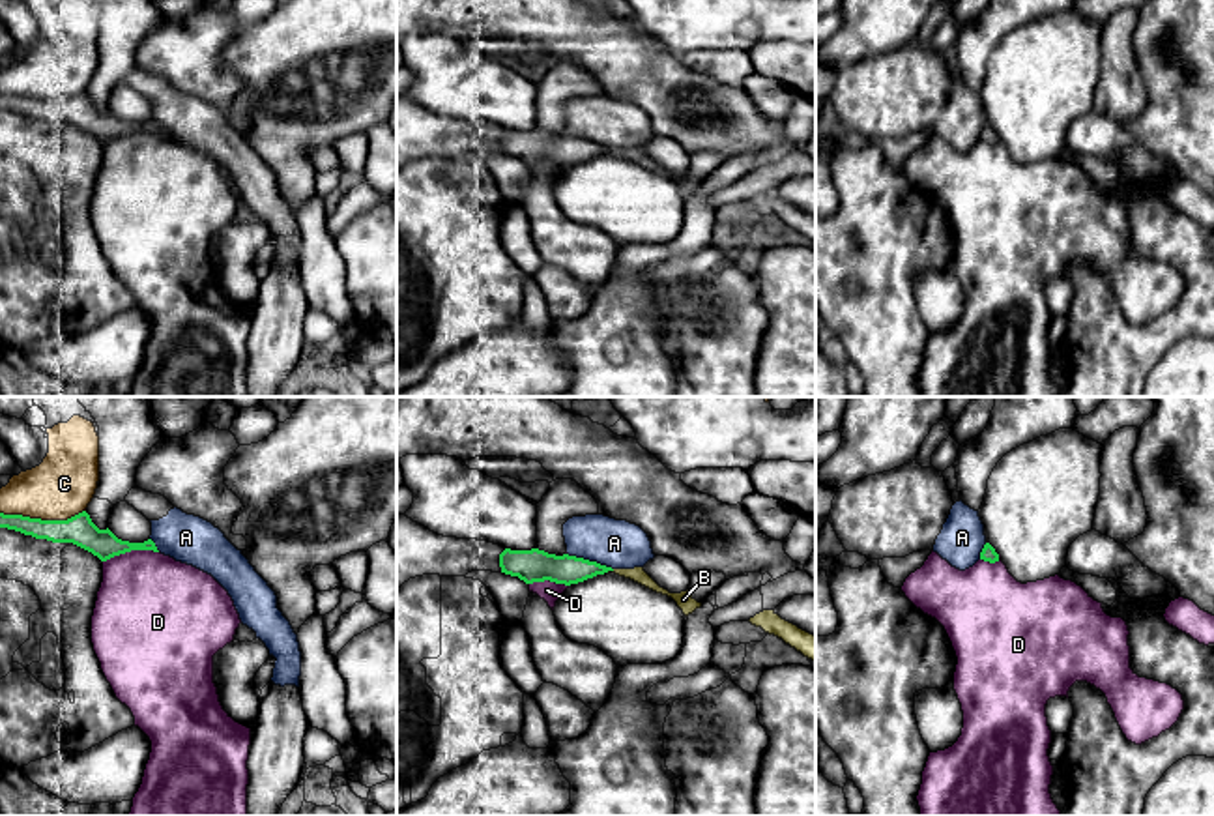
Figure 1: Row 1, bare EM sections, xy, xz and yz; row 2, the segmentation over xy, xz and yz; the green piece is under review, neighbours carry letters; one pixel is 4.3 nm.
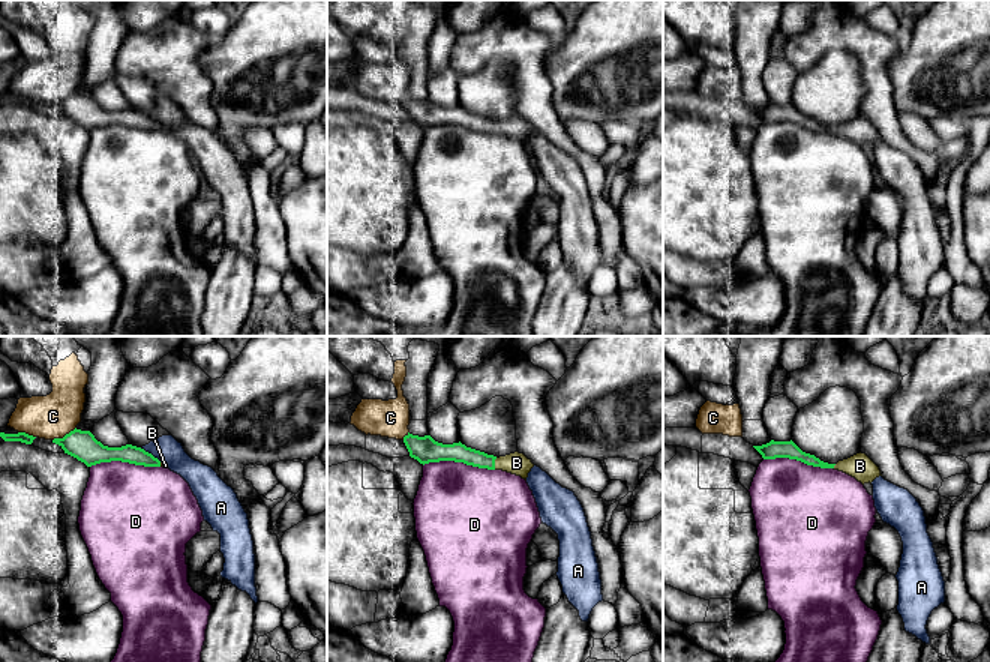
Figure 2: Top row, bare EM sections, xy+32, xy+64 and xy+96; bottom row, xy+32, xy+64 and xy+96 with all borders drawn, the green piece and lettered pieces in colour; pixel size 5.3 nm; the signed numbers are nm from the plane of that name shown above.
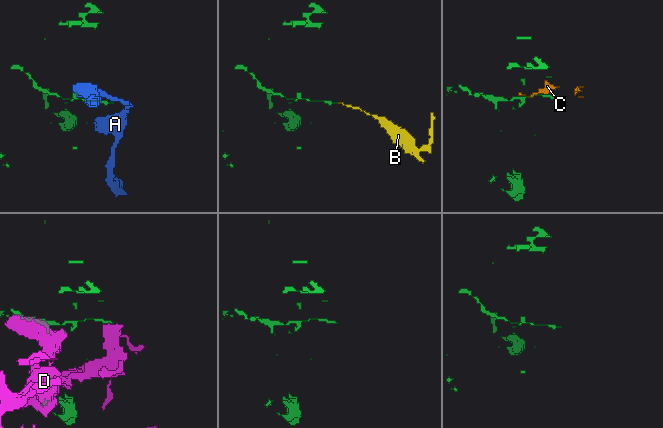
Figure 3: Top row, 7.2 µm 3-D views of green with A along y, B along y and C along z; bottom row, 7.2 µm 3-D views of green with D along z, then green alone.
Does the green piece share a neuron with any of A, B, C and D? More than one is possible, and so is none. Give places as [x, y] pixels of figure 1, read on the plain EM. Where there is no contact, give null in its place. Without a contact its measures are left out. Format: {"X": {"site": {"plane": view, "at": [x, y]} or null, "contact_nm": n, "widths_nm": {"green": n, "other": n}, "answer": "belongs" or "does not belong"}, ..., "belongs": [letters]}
{"A": {"site": {"plane": "xz", "at": [588, 141]}, "contact_nm": 220, "widths_nm": {"green": 140, "other": 200}, "answer": "does not belong"}, "B": {"site": null, "answer": "belongs"}, "C": {"site": {"plane": "xy", "at": [40, 100]}, "contact_nm": 360, "widths_nm": {"green": 130, "other": 280}, "answer": "does not belong"}, "D": {"site": {"plane": "xy", "at": [130, 131]}, "contact_nm": 240, "widths_nm": {"green": 130, "other": 440}, "answer": "does not belong"}, "belongs": ["B"]}

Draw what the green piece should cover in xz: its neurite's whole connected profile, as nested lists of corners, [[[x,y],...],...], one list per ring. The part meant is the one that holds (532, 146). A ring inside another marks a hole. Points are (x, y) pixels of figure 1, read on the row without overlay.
[[[505,129],[499,135],[499,148],[501,148],[501,153],[518,157],[526,165],[550,161],[550,163],[565,165],[565,167],[578,165],[578,163],[584,163],[597,155],[604,155],[604,153],[612,152],[612,153],[630,159],[657,174],[672,178],[677,183],[677,187],[683,191],[685,197],[692,195],[696,189],[701,187],[701,183],[698,183],[690,176],[688,170],[681,172],[681,174],[670,174],[668,170],[660,168],[643,152],[643,148],[612,150],[612,148],[606,148],[606,146],[600,146],[597,142],[589,142],[584,138],[576,138],[576,137],[569,137],[569,135],[556,137],[556,135],[548,135],[544,131],[539,131],[539,129],[531,129],[531,131]]]

